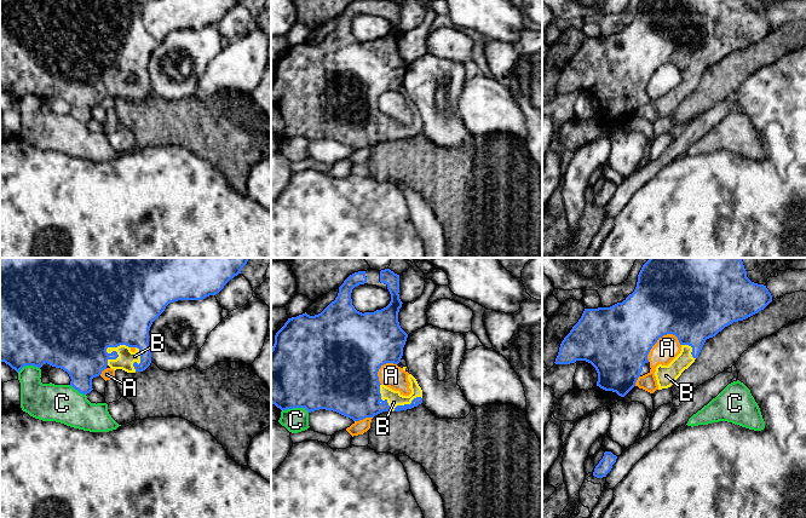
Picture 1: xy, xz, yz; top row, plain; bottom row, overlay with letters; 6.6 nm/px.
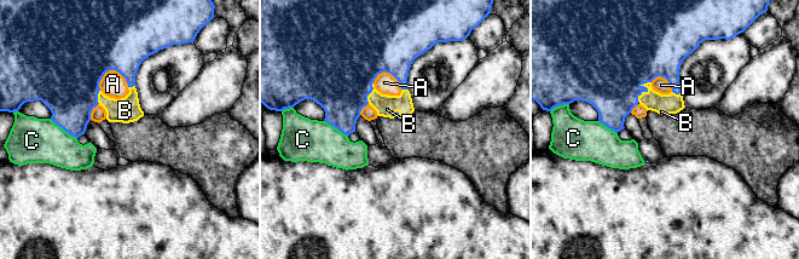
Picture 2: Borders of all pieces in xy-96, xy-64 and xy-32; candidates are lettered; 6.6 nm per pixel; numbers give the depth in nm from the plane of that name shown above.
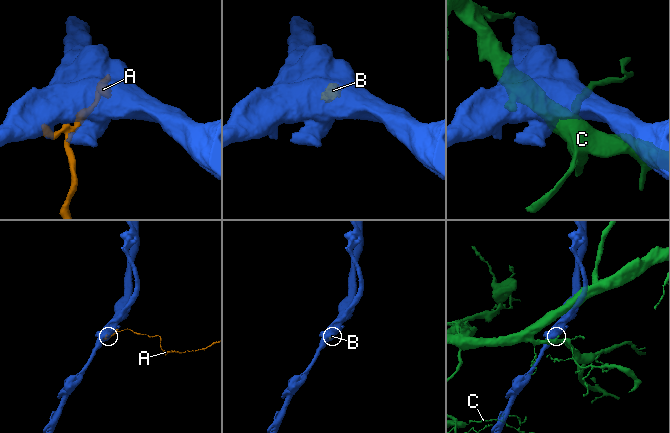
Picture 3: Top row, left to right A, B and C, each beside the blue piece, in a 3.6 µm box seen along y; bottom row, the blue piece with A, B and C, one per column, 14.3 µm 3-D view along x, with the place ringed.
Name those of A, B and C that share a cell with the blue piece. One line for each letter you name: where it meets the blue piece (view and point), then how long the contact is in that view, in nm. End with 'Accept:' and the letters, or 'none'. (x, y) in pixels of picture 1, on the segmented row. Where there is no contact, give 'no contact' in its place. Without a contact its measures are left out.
B: xy (107, 352) | 200 nm
Accept: B

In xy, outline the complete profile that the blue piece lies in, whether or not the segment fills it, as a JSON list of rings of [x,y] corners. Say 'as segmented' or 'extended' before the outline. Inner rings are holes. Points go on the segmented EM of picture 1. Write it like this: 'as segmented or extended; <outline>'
extended; [[[0,258],[0,362],[5,362],[17,373],[25,366],[41,368],[45,363],[61,368],[71,379],[70,386],[87,395],[92,379],[99,376],[109,366],[127,373],[145,370],[151,363],[149,330],[152,322],[169,303],[178,300],[202,300],[218,294],[224,286],[241,274],[249,258]]]

